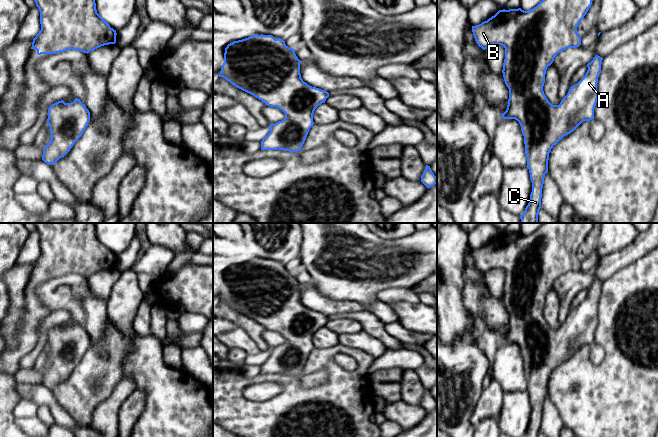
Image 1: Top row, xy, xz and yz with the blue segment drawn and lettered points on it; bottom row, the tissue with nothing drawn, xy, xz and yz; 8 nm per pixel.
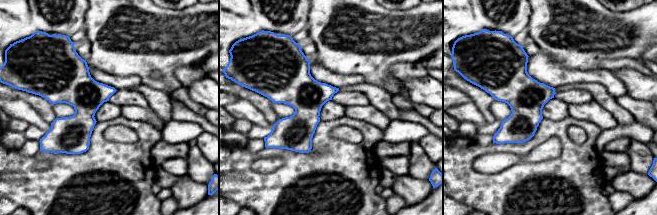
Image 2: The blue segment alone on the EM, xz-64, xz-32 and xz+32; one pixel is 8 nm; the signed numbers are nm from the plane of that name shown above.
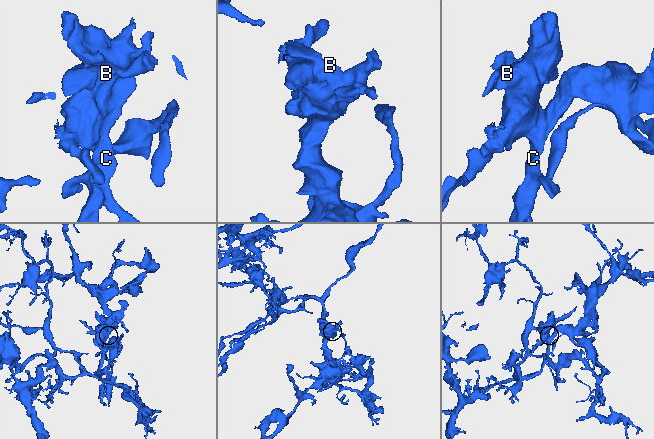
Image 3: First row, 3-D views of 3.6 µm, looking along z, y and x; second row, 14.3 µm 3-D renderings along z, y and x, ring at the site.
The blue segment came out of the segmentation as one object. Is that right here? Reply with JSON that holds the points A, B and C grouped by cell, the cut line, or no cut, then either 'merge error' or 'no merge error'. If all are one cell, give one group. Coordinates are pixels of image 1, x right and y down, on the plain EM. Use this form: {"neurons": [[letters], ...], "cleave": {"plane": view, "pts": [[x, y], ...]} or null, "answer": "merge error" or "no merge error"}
{"neurons": [["A", "B", "C"]], "cleave": null, "answer": "no merge error"}

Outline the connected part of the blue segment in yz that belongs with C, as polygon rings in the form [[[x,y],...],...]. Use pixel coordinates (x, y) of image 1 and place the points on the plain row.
[[[543,223],[531,234],[499,234],[487,245],[472,250],[475,265],[483,274],[491,269],[502,269],[505,272],[502,297],[509,313],[509,323],[502,342],[515,343],[521,350],[527,381],[526,391],[532,406],[530,424],[524,437],[539,437],[544,402],[548,396],[549,377],[553,370],[583,345],[594,343],[602,281],[596,279],[587,288],[585,300],[570,311],[559,329],[552,329],[543,315],[547,291],[553,287],[555,280],[567,272],[581,269],[577,251],[591,231],[592,225],[593,223]]]

